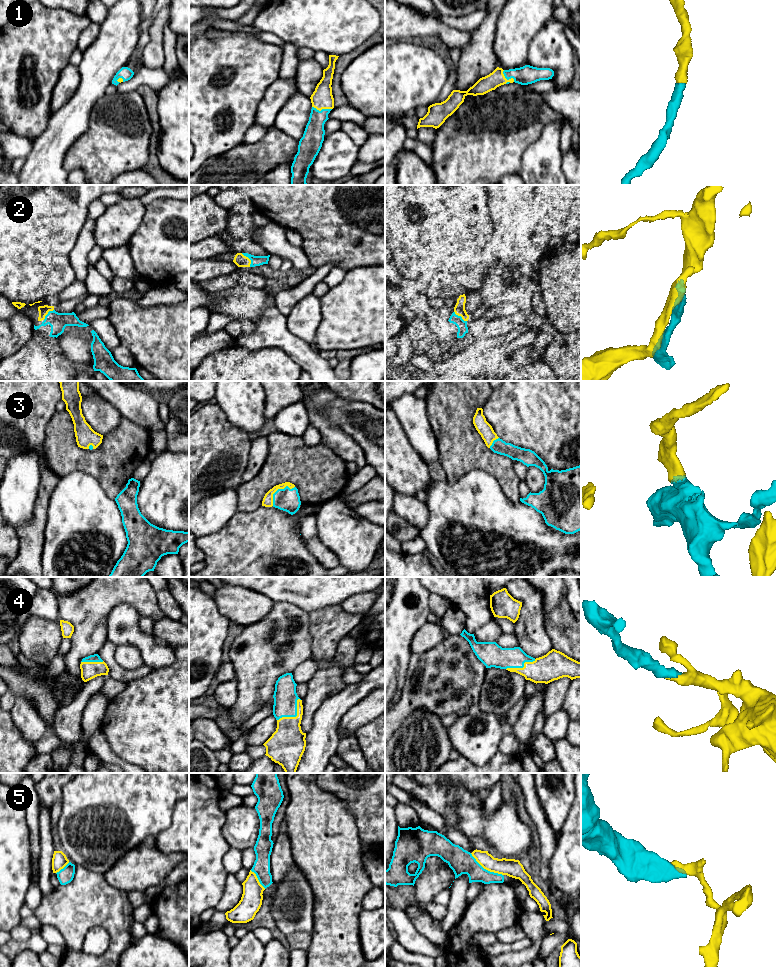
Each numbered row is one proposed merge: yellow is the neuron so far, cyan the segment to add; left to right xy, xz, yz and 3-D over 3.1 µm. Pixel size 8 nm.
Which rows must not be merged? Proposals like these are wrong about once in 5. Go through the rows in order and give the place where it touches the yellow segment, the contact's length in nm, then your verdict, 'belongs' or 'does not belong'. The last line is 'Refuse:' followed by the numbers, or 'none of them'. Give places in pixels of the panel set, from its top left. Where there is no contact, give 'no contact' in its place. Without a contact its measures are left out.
1: meets yellow in yz at (506, 79); contact 130 nm long; belongs
2: meets yellow in xz at (249, 259); contact 130 nm long; belongs
3: meets yellow in xz at (278, 488); contact 240 nm long; belongs
4: meets yellow in xz at (296, 716); contact 260 nm long; belongs
5: meets yellow in yz at (486, 869); contact 320 nm long; does not belong
Refuse: 5

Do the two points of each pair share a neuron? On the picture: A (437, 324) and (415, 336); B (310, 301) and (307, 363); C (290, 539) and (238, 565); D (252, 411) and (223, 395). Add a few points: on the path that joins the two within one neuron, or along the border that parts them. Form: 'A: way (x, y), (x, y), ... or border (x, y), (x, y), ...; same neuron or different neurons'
A: border (414, 316), (426, 323), (431, 337); different neurons
B: border (289, 330), (302, 338), (318, 353); different neurons
C: way (277, 552), (270, 554), (257, 565), (251, 565); same neuron
D: way (245, 404), (236, 395), (230, 395); same neuron

